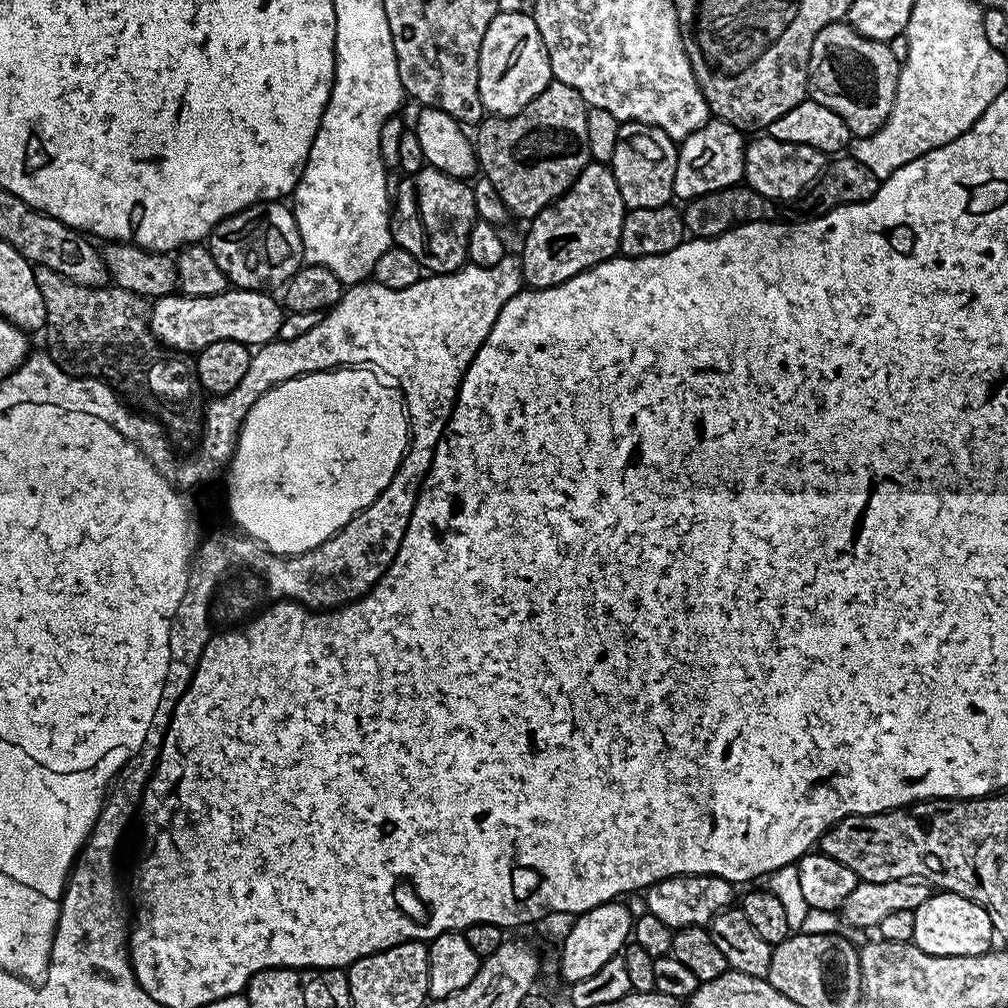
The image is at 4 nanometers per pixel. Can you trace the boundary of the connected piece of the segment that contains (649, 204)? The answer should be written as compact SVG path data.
M633 120L621 123L618 130L618 146L614 146L614 158L610 167L614 174L614 182L618 182L625 209L650 210L654 206L672 204L674 170L677 166L677 141L658 130L658 126Z

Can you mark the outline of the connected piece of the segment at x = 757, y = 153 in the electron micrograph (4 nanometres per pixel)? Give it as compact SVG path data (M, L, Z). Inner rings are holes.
M760 134L745 143L743 183L771 200L777 202L792 200L795 196L802 195L808 187L811 189L820 177L825 175L824 160L825 153L814 150L814 146L778 142L778 138Z

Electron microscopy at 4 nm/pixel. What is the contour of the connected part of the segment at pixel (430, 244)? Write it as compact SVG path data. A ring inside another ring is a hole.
M426 166L421 172L411 173L400 184L400 189L394 192L394 207L390 212L392 222L392 238L395 247L402 250L410 250L414 258L418 258L421 269L432 274L456 272L465 267L468 260L468 239L471 228L478 219L476 203L472 193L471 183L454 178L445 172L439 172L437 168Z

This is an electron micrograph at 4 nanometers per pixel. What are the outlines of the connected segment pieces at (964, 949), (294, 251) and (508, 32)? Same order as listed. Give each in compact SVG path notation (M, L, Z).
M943 890L929 894L914 912L911 943L918 950L935 956L977 956L993 947L994 933L990 914L974 901Z
M265 202L244 208L238 214L227 216L210 237L210 251L214 262L222 270L222 274L236 288L267 289L267 284L283 285L305 263L302 238L298 234L296 219L292 217L292 209L284 202Z
M527 11L497 12L490 26L486 26L478 54L478 94L485 113L494 116L518 114L518 110L530 106L553 79L550 58L542 34L538 34L536 19Z

